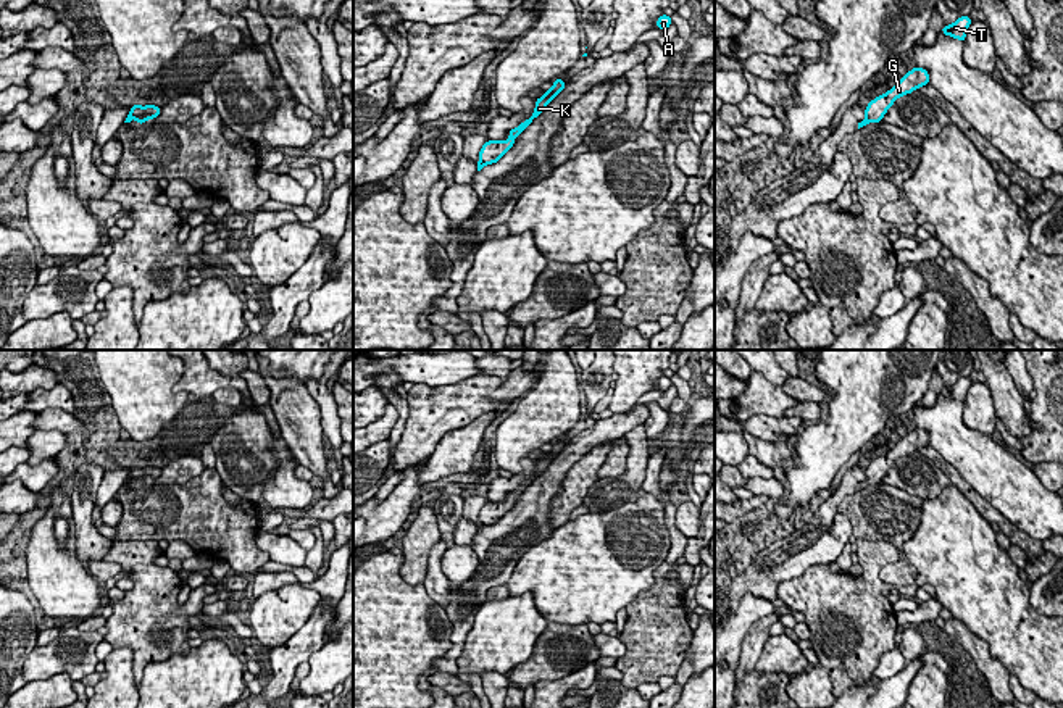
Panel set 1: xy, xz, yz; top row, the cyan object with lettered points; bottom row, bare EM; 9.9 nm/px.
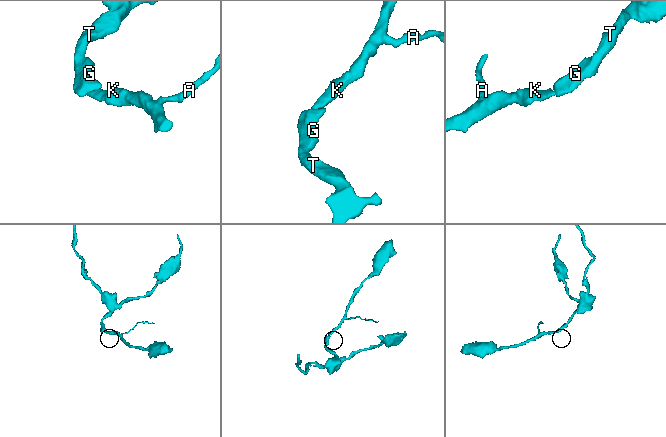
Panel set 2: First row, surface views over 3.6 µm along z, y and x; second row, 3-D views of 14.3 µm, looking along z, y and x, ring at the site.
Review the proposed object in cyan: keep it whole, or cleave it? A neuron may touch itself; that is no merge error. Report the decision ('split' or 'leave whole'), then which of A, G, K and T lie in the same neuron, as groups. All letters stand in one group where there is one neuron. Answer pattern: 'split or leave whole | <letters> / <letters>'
leave whole | A G K T

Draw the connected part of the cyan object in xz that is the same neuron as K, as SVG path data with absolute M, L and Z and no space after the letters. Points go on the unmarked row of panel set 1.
M555 440L552 450L536 461L536 471L532 477L508 494L508 502L487 502L479 513L477 532L481 532L486 526L497 524L515 506L515 500L547 469L547 466L565 448L566 445L563 440Z

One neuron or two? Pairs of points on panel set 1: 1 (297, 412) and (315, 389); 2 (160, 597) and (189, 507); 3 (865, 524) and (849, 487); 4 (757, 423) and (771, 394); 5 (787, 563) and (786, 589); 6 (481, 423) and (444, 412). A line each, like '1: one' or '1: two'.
1: two
2: two
3: two
4: two
5: two
6: two

